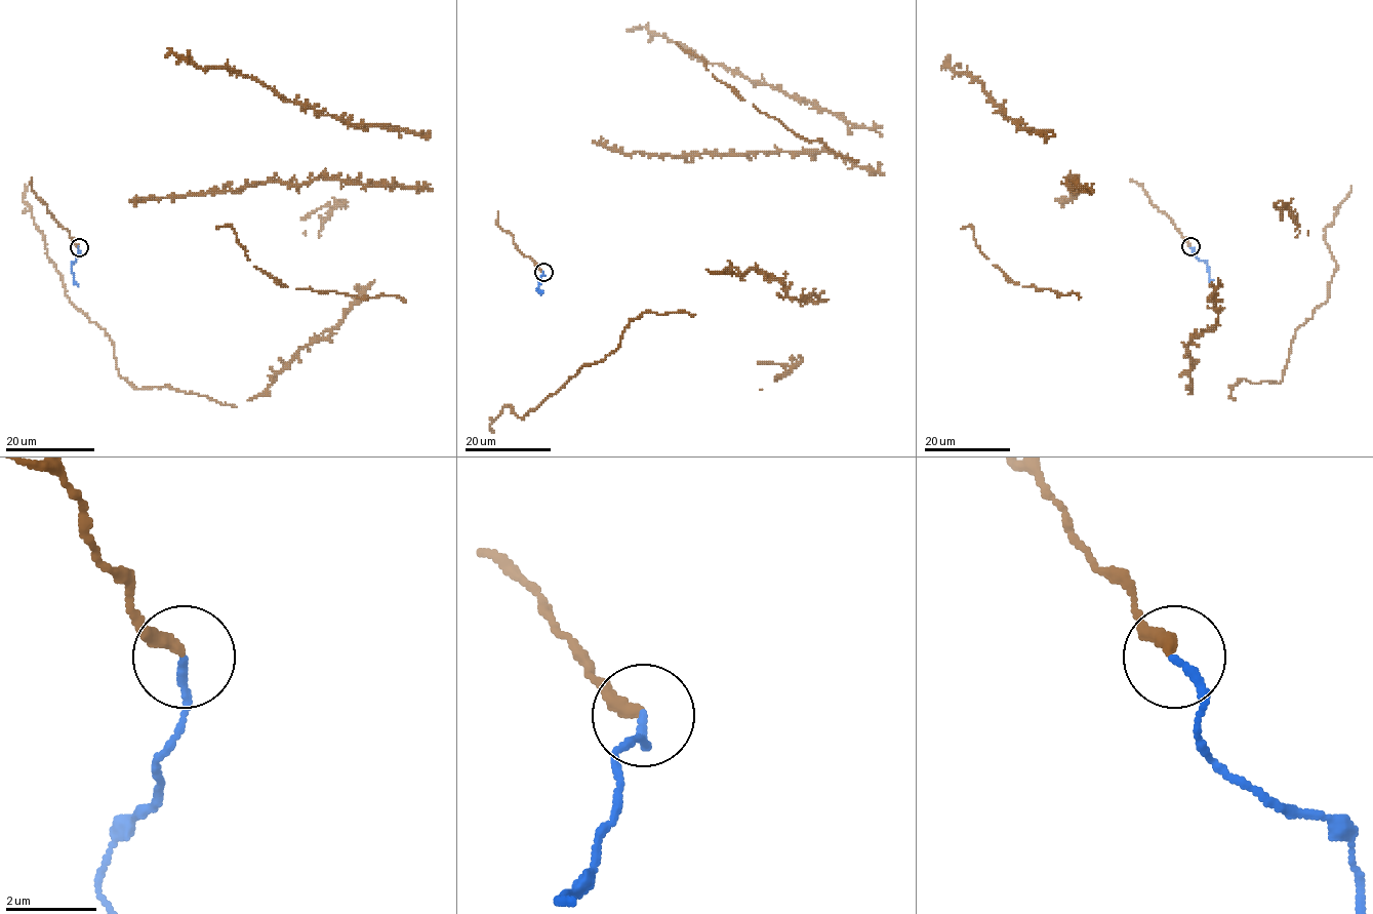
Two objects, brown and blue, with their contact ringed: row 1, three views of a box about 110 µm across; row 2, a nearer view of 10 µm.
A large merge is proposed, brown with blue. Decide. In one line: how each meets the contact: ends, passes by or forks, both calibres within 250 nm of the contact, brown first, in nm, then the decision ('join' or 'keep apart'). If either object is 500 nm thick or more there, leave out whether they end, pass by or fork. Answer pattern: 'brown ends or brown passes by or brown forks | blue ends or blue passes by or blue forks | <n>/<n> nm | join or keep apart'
brown ends | blue ends | 300/180 nm | join

